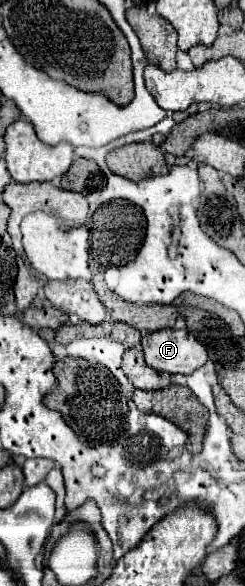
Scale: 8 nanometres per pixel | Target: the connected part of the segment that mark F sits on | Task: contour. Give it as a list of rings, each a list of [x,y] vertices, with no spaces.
[[[164,328],[142,338],[146,364],[158,372],[192,374],[208,360],[206,348],[186,330]]]

